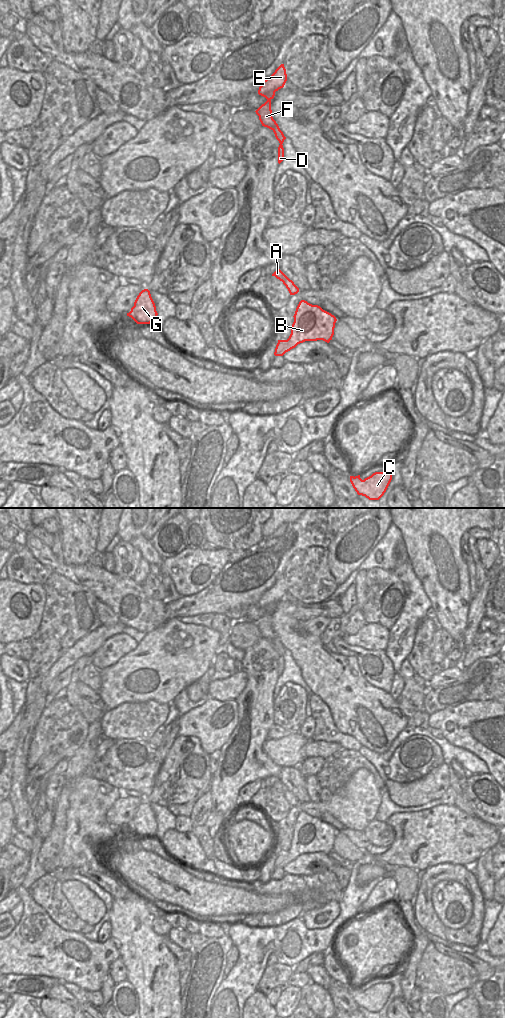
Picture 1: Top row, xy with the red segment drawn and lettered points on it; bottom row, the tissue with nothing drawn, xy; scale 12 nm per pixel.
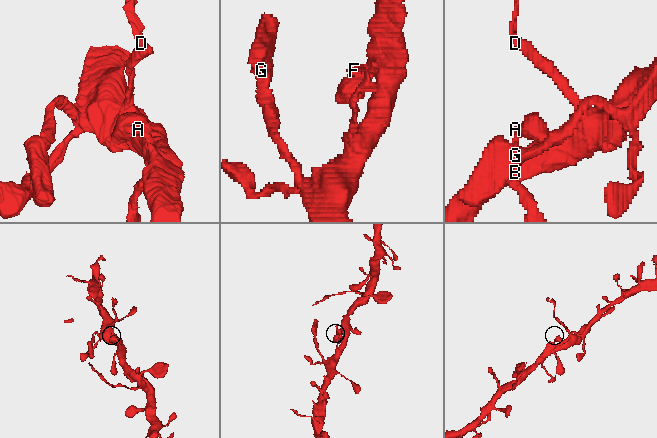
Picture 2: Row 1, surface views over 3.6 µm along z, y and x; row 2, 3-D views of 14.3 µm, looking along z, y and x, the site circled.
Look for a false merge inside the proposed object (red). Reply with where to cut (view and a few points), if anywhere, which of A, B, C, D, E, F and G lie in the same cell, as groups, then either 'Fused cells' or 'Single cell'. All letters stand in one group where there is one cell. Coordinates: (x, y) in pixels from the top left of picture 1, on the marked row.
No split. Groups: A B C D E F G. Single cell.

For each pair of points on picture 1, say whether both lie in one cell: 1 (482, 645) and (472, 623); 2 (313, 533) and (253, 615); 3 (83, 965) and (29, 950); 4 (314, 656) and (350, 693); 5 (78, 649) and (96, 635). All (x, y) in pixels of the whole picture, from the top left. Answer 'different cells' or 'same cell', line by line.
1: different cells
2: different cells
3: same cell
4: same cell
5: same cell

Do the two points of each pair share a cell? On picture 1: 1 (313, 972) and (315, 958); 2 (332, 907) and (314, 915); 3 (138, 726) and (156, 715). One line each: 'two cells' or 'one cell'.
1: two cells
2: one cell
3: one cell

